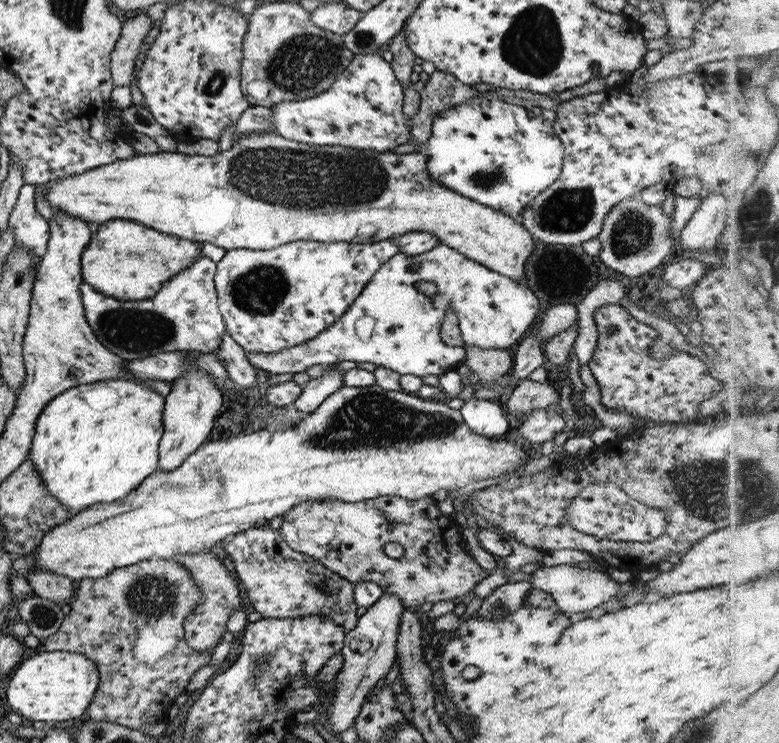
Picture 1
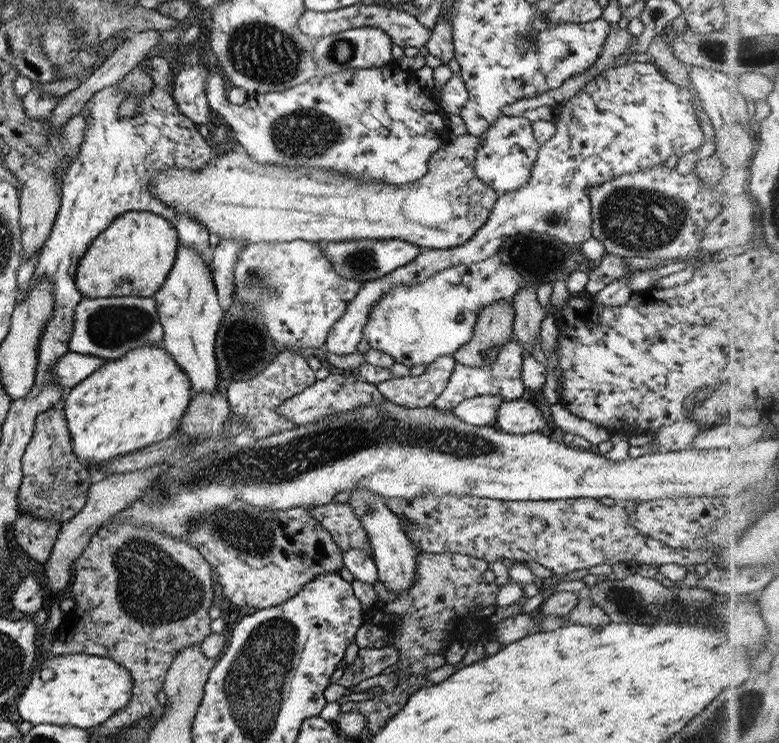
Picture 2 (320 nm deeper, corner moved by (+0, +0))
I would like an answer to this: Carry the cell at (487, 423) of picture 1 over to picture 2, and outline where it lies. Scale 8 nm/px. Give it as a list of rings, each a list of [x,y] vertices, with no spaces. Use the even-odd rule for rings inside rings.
[[[511,335],[503,346],[494,351],[494,359],[490,363],[470,367],[455,362],[443,390],[431,406],[437,410],[450,411],[461,401],[483,395],[501,396],[505,401],[519,399],[521,394],[525,392],[521,381],[521,362],[523,362],[524,356],[526,356],[526,352],[521,343],[515,338],[515,335]]]

